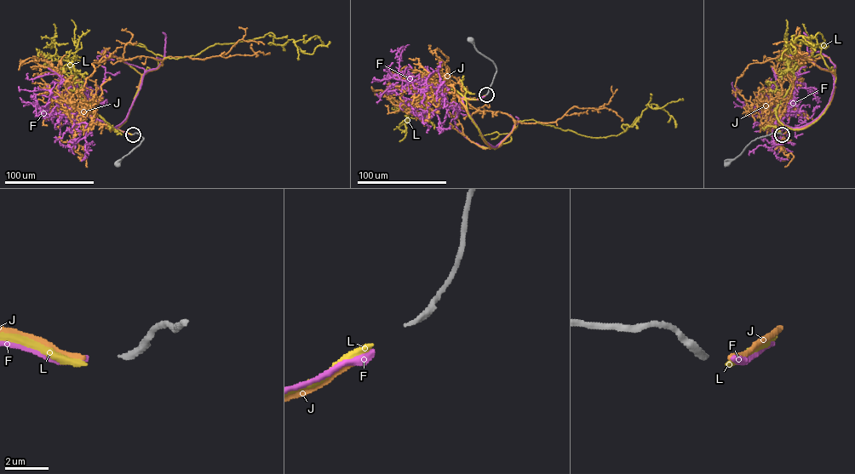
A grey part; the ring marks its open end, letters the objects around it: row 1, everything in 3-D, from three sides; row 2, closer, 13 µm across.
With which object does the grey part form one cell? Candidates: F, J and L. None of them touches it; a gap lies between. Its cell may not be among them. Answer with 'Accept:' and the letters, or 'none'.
Accept: L

